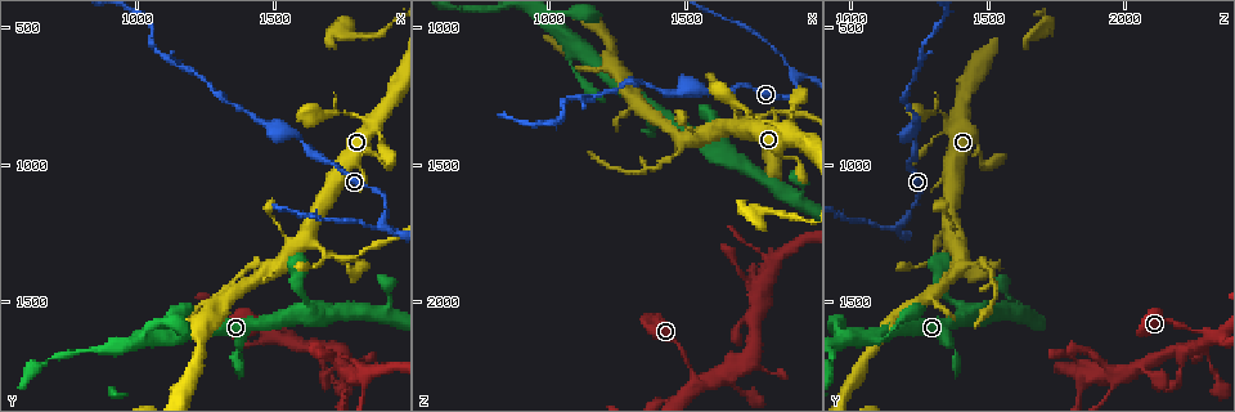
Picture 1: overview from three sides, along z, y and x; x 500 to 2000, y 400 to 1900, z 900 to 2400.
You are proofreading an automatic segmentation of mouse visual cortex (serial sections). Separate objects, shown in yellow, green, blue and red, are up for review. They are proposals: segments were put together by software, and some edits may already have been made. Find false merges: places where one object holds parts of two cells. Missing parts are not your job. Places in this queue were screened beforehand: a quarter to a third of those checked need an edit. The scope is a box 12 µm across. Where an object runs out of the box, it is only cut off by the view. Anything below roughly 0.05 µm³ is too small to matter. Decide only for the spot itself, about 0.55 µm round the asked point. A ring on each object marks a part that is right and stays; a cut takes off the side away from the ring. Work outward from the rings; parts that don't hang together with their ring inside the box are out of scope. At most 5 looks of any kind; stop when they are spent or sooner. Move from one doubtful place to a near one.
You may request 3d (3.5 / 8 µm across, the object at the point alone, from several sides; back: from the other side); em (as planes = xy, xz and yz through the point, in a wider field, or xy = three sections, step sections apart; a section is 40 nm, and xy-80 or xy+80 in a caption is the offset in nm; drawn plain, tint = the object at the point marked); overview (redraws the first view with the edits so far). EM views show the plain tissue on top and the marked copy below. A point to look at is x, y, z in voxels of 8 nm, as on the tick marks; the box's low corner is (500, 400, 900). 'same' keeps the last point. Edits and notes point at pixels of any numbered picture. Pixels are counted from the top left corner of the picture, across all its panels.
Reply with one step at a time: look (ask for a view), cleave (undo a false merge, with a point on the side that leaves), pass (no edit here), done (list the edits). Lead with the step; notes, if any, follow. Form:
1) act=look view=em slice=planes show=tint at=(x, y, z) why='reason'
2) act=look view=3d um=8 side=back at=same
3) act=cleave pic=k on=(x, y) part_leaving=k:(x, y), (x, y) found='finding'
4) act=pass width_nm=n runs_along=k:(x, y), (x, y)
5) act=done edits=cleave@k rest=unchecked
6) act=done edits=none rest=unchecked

act=look view=3d um=3.5 at=(1750, 1340, 1320) why='a narrow waist'

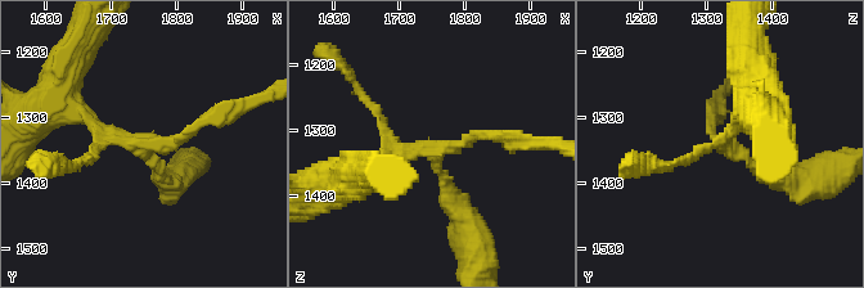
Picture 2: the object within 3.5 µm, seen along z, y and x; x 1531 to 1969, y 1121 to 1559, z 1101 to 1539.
act=look view=em slice=xy step=3 show=tint at=(1750, 1340, 1330) arms=3 arm_widths_nm=150,200,200 why='now the EM'

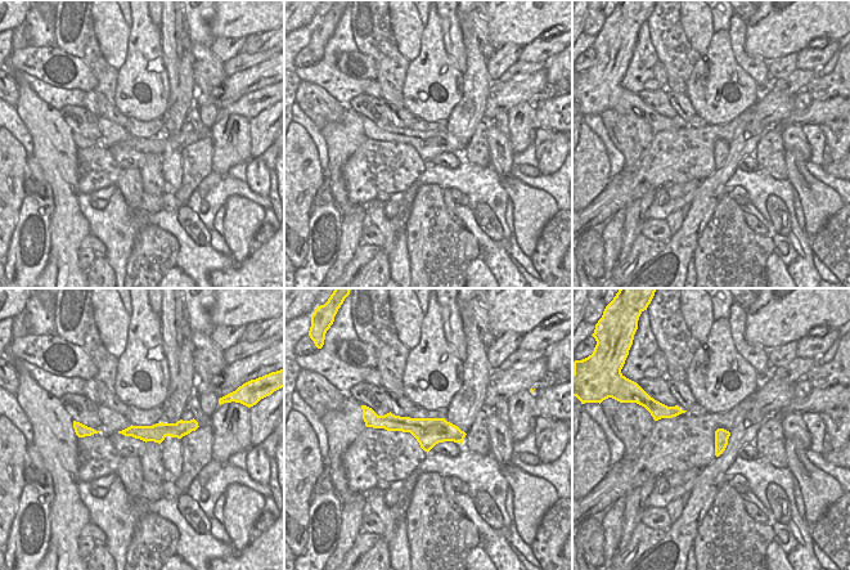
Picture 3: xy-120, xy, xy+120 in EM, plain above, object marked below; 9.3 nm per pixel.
act=cleave pic=2 on=(514, 140) width_nm=260 part_leaving=2:(476, 135), (554, 142) found='two cells meet here'

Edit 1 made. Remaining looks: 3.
act=look view=overview why='redraw'

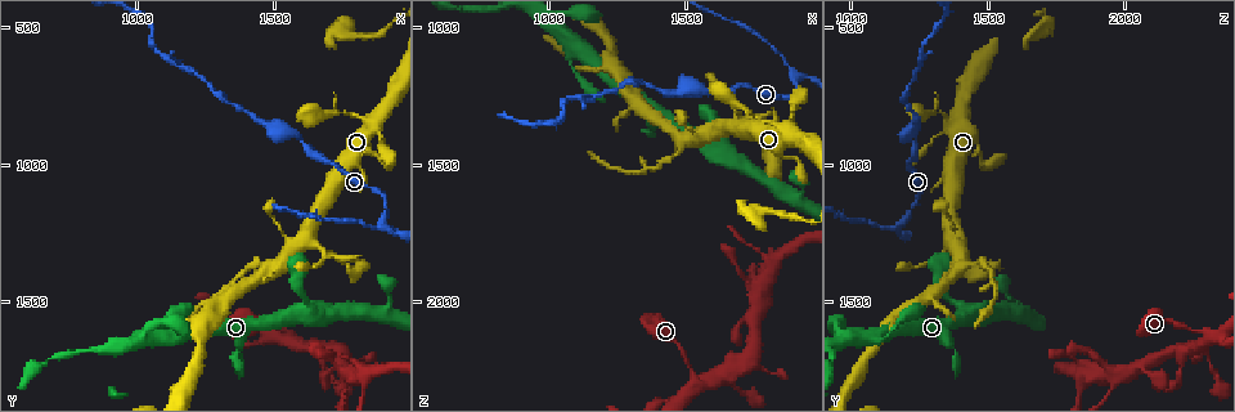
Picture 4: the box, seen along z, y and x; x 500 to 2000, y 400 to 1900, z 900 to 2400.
act=look view=3d um=8 at=(1480, 1370, 1410) why='a narrow waist'

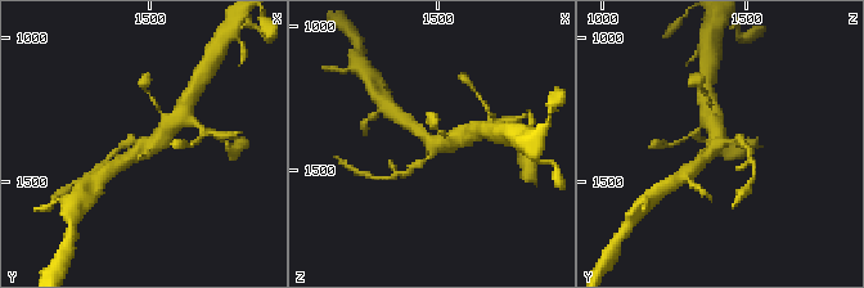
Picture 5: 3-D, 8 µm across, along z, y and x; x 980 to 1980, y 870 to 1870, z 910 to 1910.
act=look view=em slice=xy step=2 show=tint at=(1480, 1380, 1410) arms=3 arm_widths_nm=200,300,500

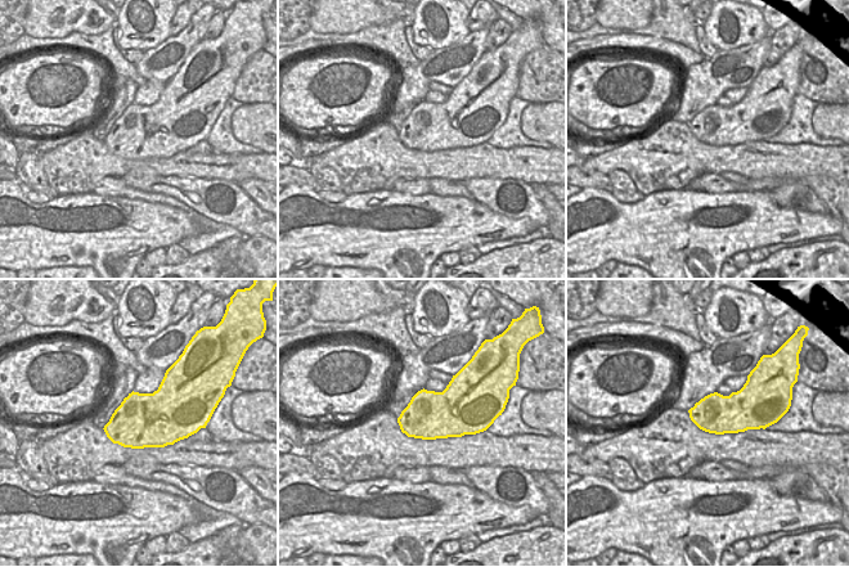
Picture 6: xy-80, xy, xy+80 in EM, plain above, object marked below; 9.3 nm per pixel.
act=cleave pic=5 on=(409, 171) part_leaving=5:(424, 158), (404, 175), (383, 178) found='a second cell is stuck on'

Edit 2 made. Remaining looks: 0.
act=done edits=cleave@2,cleave@5 rest=unchecked

